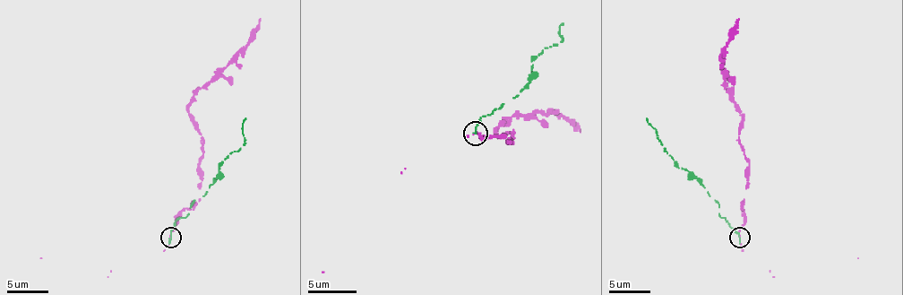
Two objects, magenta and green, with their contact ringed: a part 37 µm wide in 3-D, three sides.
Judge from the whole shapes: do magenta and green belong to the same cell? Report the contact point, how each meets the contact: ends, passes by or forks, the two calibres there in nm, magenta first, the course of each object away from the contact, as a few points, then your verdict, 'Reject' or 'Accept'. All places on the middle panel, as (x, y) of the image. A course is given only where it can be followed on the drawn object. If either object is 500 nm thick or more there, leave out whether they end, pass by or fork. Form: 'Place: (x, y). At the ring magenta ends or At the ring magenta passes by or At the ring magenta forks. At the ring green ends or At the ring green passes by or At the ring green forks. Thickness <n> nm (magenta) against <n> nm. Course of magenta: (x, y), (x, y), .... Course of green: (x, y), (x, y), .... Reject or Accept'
Place: (476, 133). At the ring magenta ends. At the ring green ends. Thickness 160 nm (magenta) against 240 nm. Course of magenta: (476, 133), (508, 137), (508, 144), (512, 133), (495, 130), (512, 116), (559, 113), (580, 133). Course of green: (476, 133), (478, 120), (518, 96), (529, 81), (532, 62), (542, 49), (561, 42), (559, 35), (563, 22). Reject

